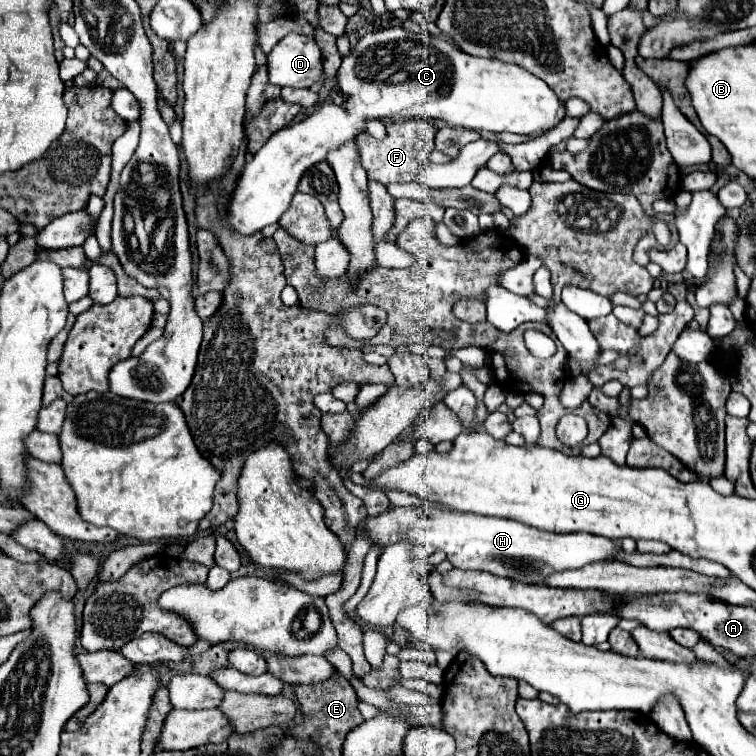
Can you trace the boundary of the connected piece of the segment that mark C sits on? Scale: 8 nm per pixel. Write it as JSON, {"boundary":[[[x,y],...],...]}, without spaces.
{"boundary":[[[404,27],[380,29],[364,35],[350,51],[350,55],[342,59],[342,65],[338,69],[338,87],[346,99],[342,105],[324,103],[316,107],[316,111],[304,121],[292,123],[290,127],[284,127],[282,131],[272,135],[266,141],[266,145],[262,145],[262,149],[252,157],[252,161],[244,165],[226,209],[226,221],[232,231],[238,231],[242,235],[254,235],[260,233],[266,225],[278,223],[282,213],[290,207],[292,195],[298,189],[302,173],[314,163],[324,161],[330,149],[336,149],[338,145],[358,137],[364,131],[366,119],[388,121],[388,119],[414,117],[414,119],[444,121],[452,127],[464,127],[474,131],[492,131],[492,133],[510,131],[510,133],[530,135],[538,131],[548,131],[566,117],[564,103],[540,77],[532,75],[530,71],[498,59],[472,57],[468,53],[454,49],[448,41],[438,39],[436,35],[432,37],[416,35],[412,31],[406,31]]]}

